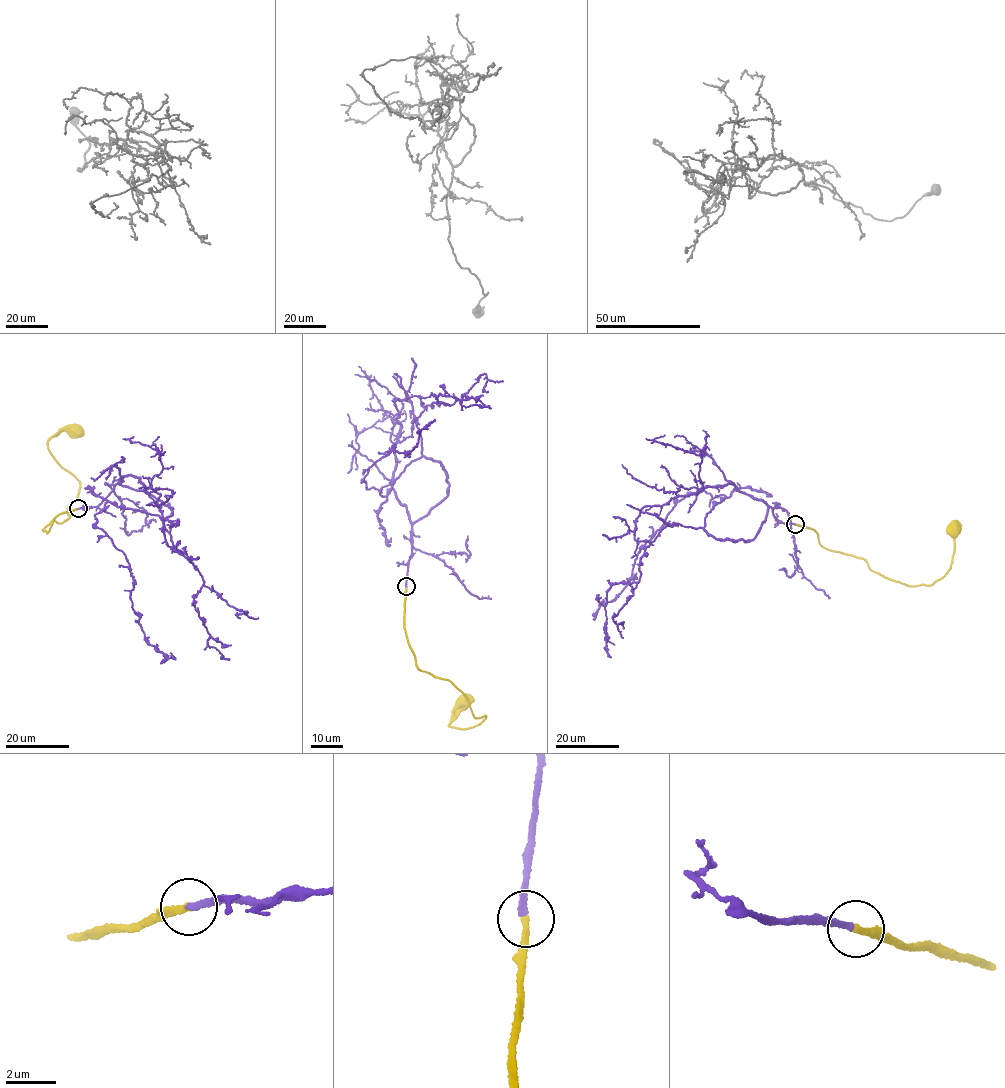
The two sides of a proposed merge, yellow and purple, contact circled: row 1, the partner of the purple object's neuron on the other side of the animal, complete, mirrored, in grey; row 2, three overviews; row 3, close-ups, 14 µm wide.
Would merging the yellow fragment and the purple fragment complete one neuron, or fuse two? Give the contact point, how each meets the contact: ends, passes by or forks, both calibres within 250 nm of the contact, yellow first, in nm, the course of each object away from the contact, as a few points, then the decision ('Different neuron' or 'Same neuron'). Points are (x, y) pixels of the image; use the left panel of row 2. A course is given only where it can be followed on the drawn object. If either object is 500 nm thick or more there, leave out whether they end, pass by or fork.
Place: (78, 508). At the ring yellow ends. At the ring purple ends. Thickness 280 nm (yellow) against 280 nm. Course of yellow: (78, 508), (42, 530), (69, 516), (80, 486), (48, 444), (62, 429), (77, 433). Course of purple: (78, 508), (117, 484), (172, 509), (161, 518), (107, 502), (95, 517), (128, 562), (145, 639), (175, 659). Same neuron

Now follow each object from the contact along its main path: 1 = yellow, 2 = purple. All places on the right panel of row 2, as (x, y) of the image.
1: (795, 524), (814, 530), (824, 547), (862, 559), (872, 570), (928, 586), (948, 572), (955, 522), (950, 530)
2: (795, 524), (778, 522), (769, 507), (754, 538), (716, 538), (704, 520), (724, 495), (685, 495), (593, 619)

